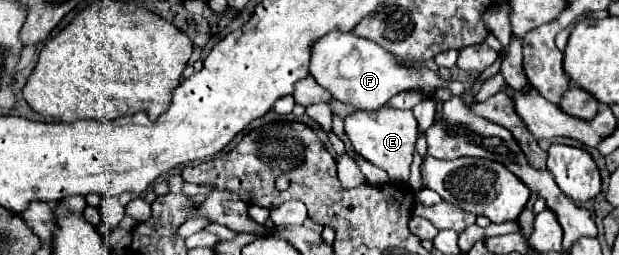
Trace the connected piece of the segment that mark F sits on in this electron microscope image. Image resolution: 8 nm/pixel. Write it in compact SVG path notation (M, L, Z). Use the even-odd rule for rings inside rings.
M329 32L319 38L311 46L309 74L319 86L329 90L333 98L351 104L357 110L377 110L403 90L421 90L427 98L443 102L451 98L451 92L447 90L447 80L439 78L433 70L429 70L427 66L407 68L393 54L371 40L355 36L353 32Z

